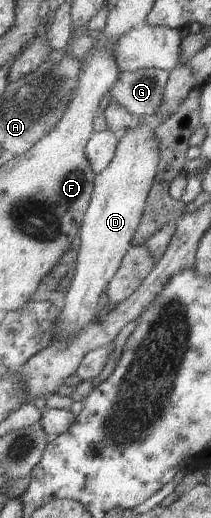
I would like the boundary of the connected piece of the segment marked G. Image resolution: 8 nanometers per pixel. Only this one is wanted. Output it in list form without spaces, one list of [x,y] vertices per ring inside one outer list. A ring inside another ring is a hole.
[[[141,69],[135,72],[120,72],[120,77],[110,90],[112,100],[123,104],[134,116],[157,114],[165,87],[170,79],[167,69]]]

